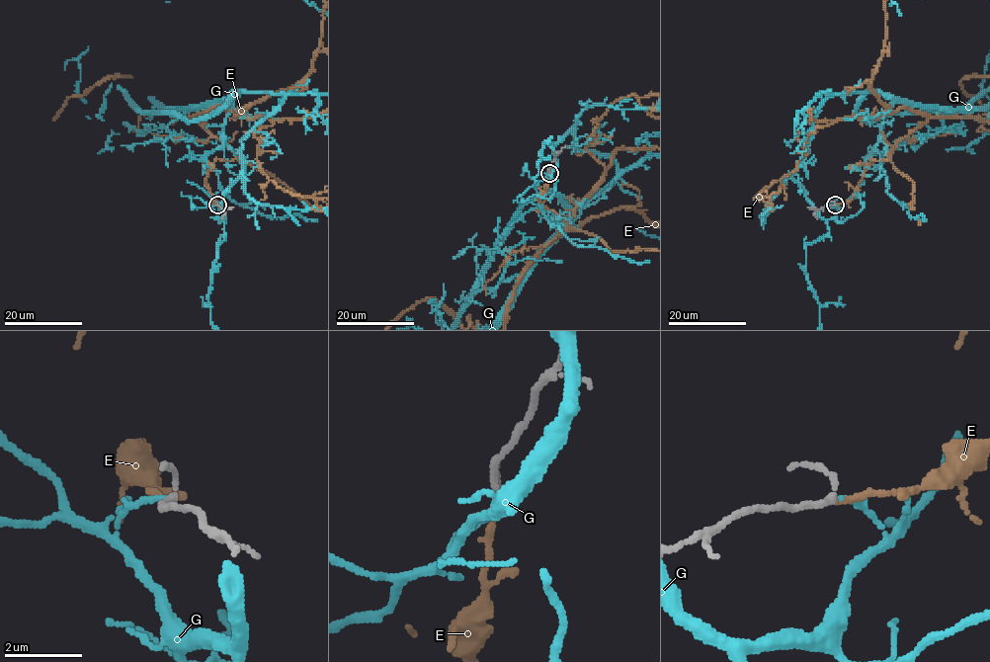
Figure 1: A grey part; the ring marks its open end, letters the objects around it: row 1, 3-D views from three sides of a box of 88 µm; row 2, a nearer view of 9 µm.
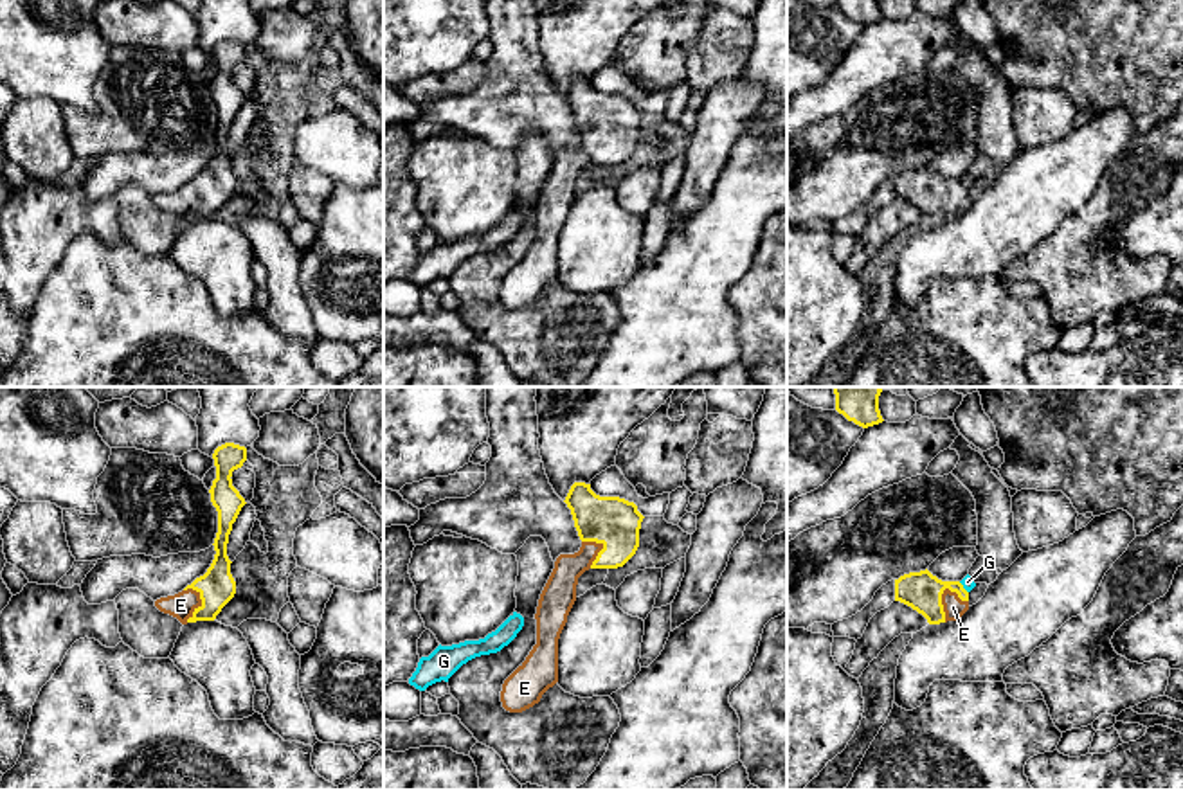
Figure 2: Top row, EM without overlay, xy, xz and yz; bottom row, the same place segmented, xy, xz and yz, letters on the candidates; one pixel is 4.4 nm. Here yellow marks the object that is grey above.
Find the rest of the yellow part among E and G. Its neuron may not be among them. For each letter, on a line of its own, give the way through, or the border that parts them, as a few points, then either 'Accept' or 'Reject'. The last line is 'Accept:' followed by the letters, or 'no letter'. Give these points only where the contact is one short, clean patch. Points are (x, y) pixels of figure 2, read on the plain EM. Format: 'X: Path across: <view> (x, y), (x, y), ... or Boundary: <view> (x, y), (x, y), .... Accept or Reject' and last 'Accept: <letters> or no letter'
E: Path across: yz (921, 188), (942, 202), (953, 204). Accept
G: Reject
Accept: E

